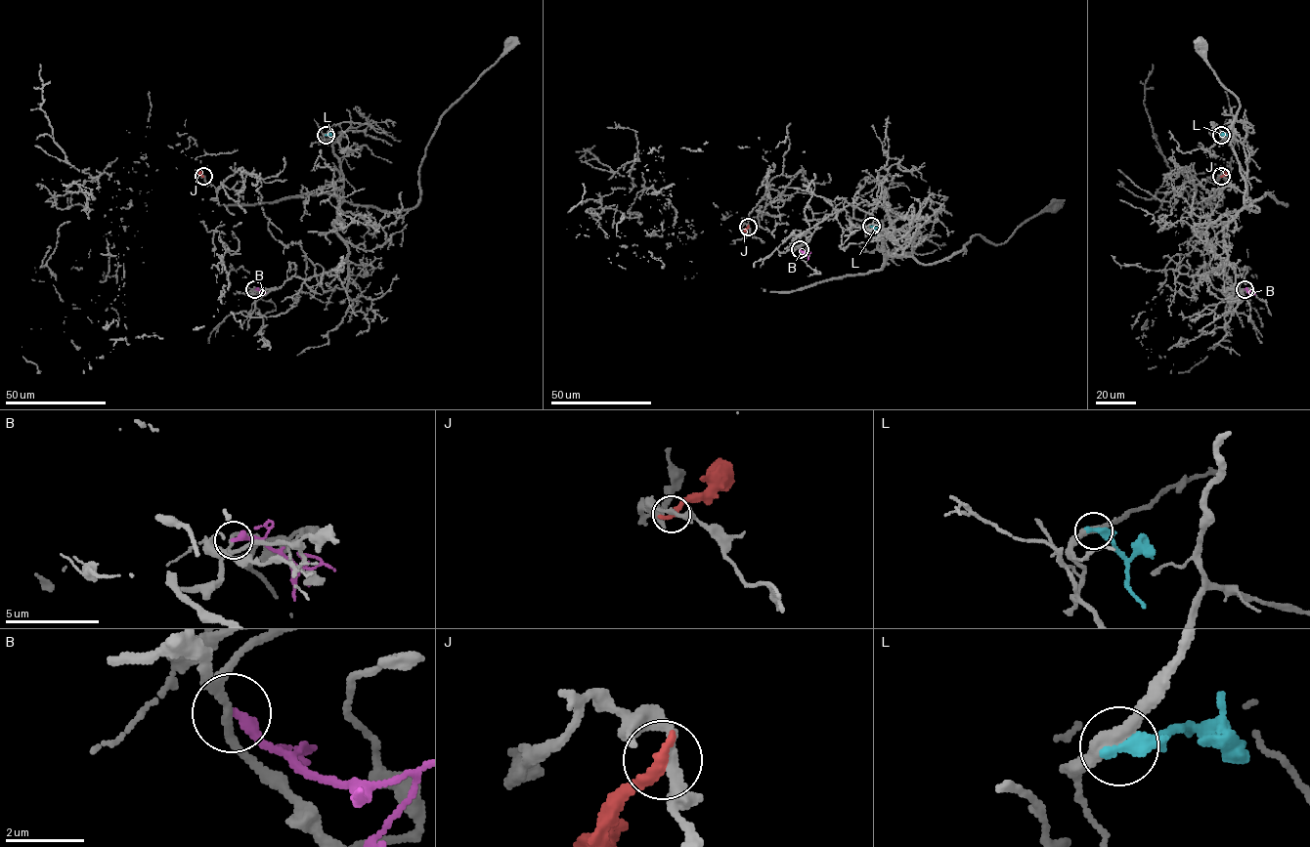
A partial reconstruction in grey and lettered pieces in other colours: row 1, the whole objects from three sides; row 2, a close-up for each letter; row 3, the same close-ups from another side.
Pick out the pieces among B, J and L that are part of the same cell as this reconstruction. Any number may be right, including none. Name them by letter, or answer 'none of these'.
none of these

